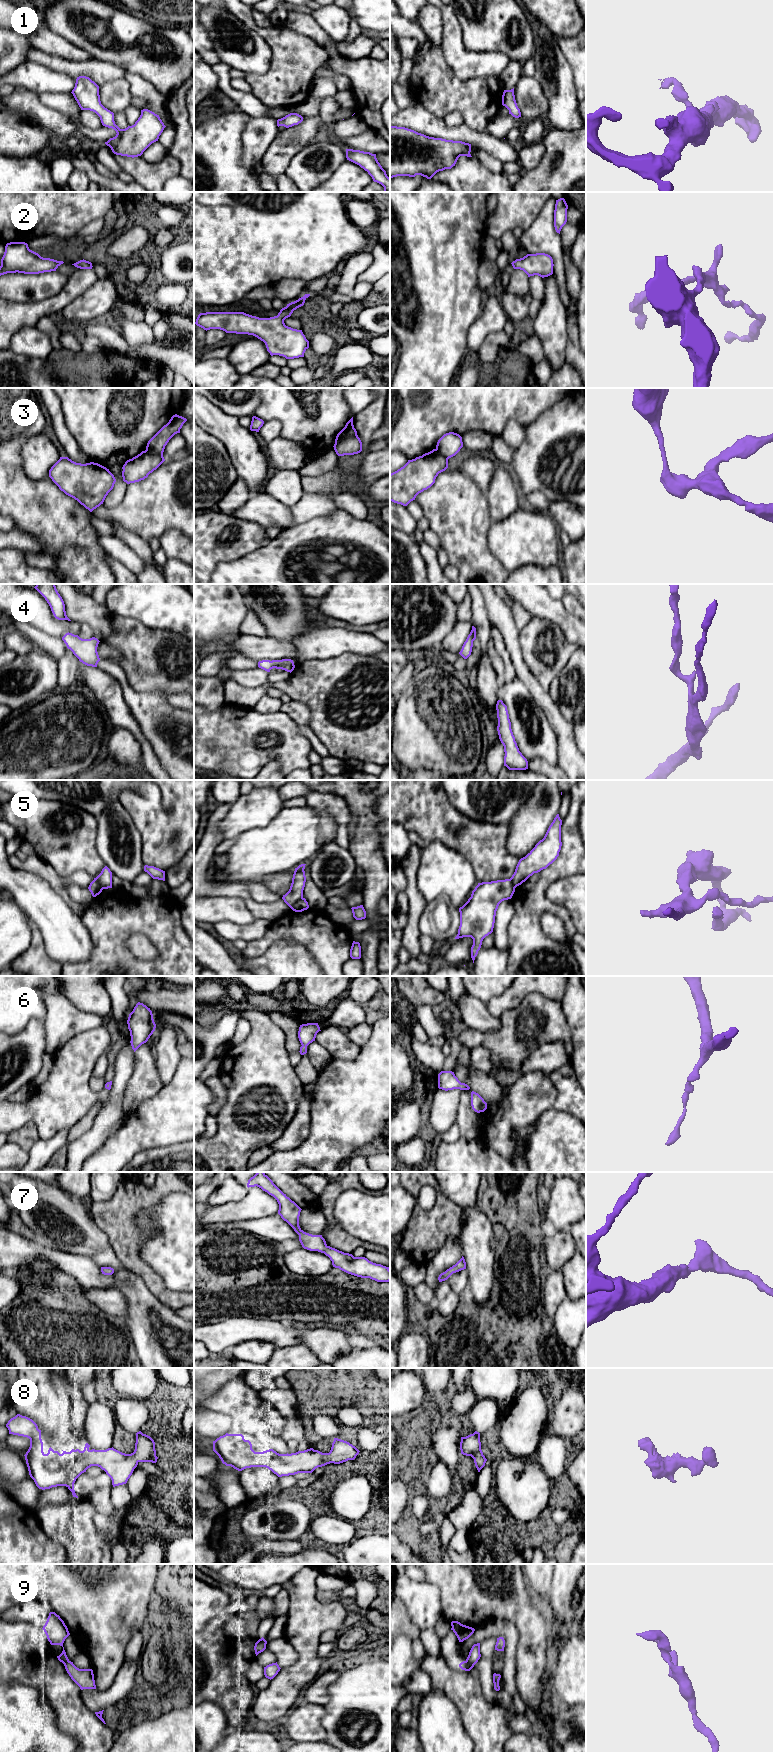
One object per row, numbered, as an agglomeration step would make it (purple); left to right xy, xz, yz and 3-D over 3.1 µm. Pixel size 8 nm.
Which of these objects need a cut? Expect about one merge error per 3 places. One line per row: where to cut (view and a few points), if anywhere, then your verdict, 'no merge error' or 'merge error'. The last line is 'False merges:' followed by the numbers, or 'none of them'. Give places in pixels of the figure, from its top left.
1: no cut | no merge error
2: no cut | no merge error
3: xz (356, 434), (335, 443) | merge error
4: no cut | no merge error
5: xz (302, 897), (290, 907) | merge error
6: no cut | no merge error
7: no cut | no merge error
8: no cut | no merge error
9: yz (466, 1660), (473, 1665) | merge error
False merges: 3, 5, 9

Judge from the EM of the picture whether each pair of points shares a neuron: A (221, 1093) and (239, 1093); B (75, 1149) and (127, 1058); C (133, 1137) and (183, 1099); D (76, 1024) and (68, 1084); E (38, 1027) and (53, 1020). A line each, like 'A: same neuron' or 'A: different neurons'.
A: different neurons
B: same neuron
C: same neuron
D: different neurons
E: different neurons

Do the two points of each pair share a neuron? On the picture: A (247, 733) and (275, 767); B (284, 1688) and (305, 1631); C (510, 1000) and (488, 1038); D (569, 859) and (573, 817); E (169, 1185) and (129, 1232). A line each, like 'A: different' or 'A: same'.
A: different
B: same
C: different
D: same
E: same

